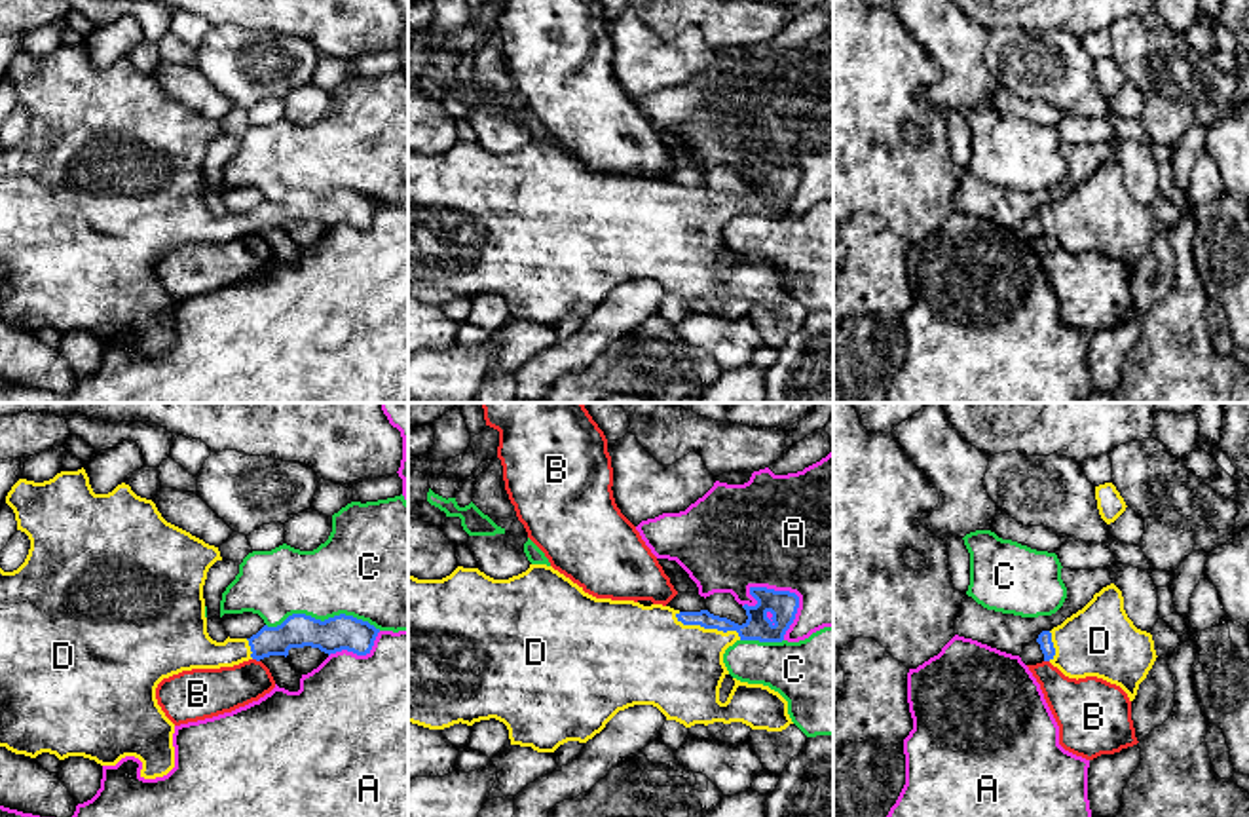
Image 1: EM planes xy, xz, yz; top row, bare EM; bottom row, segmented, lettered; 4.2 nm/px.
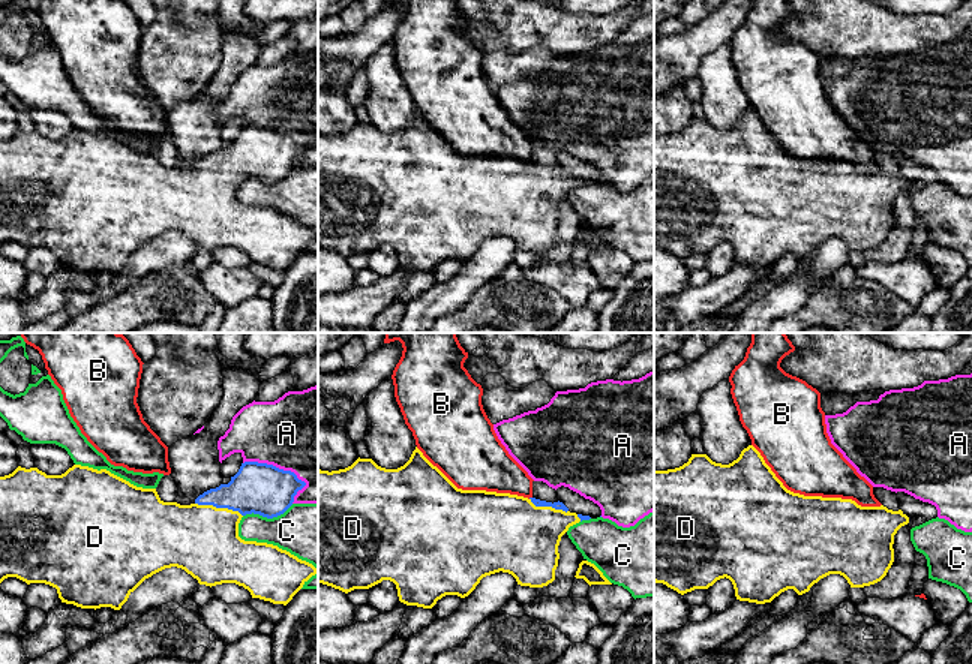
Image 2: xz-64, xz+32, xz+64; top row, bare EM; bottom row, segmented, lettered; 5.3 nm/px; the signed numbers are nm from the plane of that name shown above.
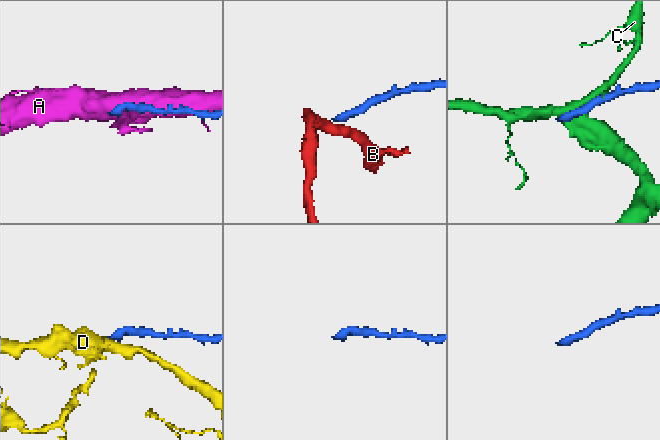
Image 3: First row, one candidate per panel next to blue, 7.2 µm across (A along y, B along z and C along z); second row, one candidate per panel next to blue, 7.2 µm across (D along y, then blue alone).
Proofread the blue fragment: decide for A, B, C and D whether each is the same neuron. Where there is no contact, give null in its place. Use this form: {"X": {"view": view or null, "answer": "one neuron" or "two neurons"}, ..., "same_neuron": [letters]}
{"A": {"view": "xz", "answer": "two neurons"}, "B": {"view": "xy", "answer": "two neurons"}, "C": {"view": "xy", "answer": "two neurons"}, "D": {"view": "xz", "answer": "one neuron"}, "same_neuron": ["D"]}

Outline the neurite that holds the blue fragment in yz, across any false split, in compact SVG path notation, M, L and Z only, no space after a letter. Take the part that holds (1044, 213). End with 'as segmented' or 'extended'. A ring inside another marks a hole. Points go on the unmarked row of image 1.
M1110 158L1076 188L1036 213L1050 236L1069 253L1097 251L1120 260L1129 276L1156 236L1152 209L1133 200L1122 165Z; extended

